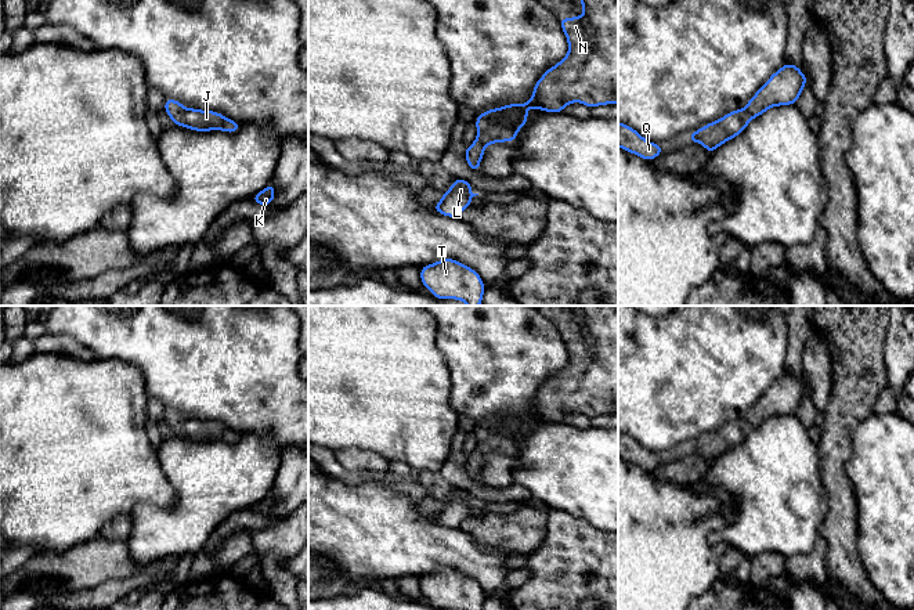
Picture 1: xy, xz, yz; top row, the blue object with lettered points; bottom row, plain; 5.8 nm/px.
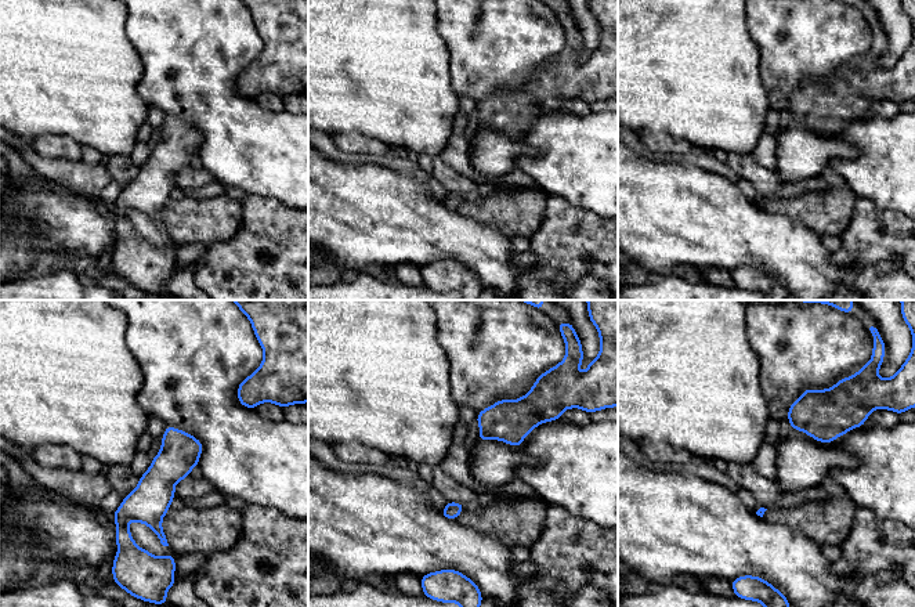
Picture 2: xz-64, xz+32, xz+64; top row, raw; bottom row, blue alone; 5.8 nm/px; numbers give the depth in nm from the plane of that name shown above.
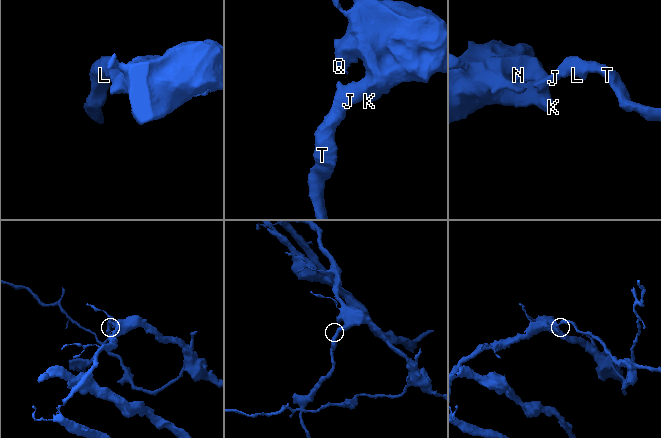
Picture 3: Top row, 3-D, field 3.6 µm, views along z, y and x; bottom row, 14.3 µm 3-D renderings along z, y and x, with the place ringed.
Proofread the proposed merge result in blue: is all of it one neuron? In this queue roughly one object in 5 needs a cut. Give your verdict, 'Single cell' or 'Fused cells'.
Single cell

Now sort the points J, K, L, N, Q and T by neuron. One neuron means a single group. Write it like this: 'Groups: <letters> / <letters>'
Groups: J K L N Q T

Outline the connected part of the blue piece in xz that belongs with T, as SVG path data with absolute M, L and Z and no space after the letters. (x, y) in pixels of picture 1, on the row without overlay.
M444 567L420 578L420 591L436 609L483 610L485 595L470 577Z

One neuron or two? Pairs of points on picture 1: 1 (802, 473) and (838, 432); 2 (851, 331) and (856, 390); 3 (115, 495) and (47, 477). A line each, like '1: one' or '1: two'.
1: two
2: one
3: one

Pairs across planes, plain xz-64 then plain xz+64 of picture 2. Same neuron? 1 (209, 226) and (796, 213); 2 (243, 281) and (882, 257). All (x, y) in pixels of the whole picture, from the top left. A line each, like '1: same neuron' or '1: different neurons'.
1: same neuron
2: same neuron

